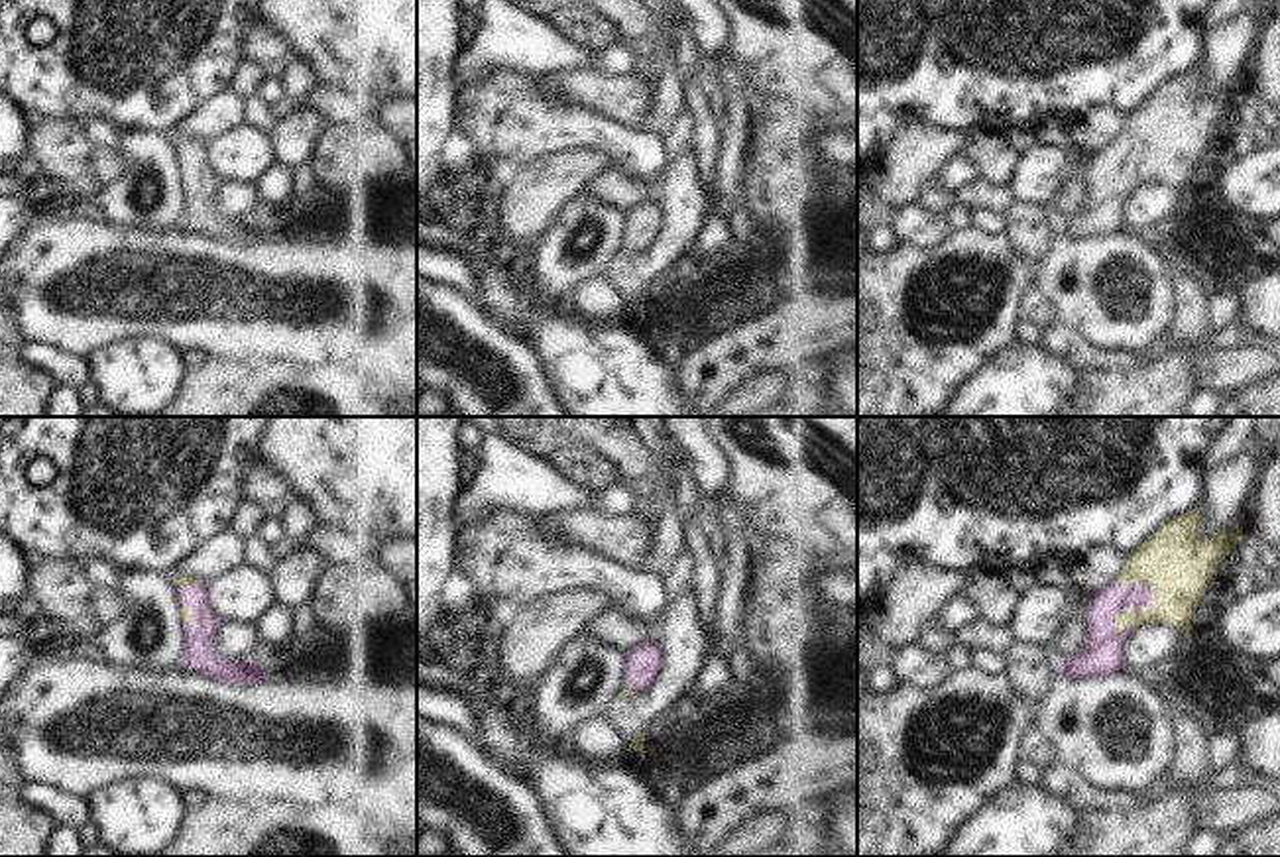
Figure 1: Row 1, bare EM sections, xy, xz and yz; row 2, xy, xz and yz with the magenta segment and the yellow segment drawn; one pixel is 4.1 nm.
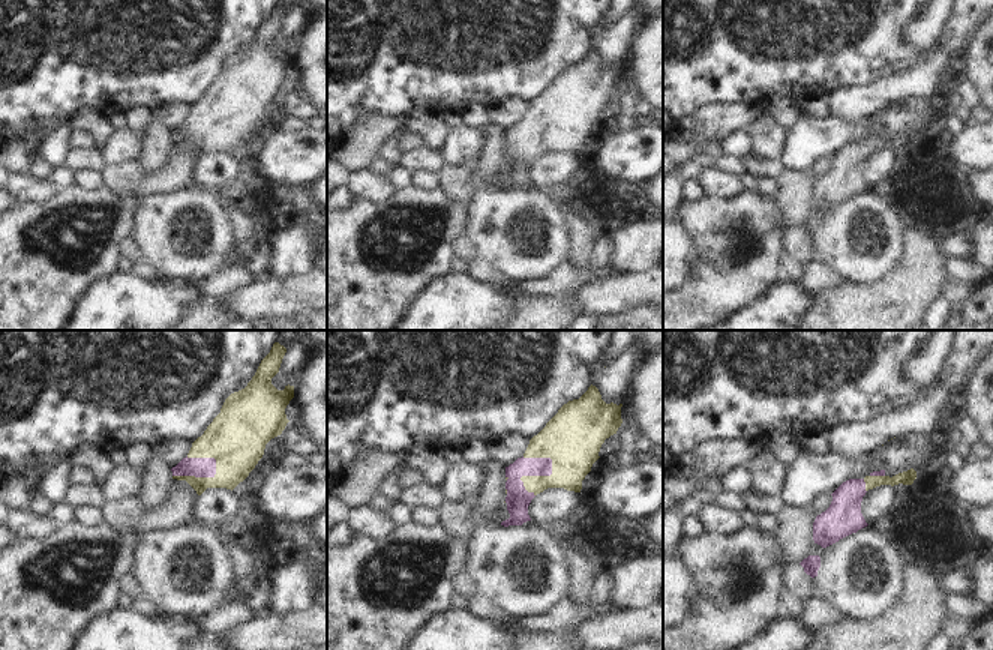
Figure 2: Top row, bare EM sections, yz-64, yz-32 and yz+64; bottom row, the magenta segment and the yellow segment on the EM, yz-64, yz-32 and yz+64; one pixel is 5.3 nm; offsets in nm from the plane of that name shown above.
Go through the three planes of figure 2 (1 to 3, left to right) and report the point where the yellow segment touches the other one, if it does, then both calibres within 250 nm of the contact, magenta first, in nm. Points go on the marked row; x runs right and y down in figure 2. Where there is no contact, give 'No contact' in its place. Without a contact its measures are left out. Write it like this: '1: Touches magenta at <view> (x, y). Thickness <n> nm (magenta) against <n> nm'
1: Touches magenta at yz-64 (200, 476). Thickness 110 nm (magenta) against 260 nm
2: Touches magenta at yz-32 (534, 475). Thickness 130 nm (magenta) against 260 nm
3: Touches magenta at yz+64 (864, 485). Thickness 200 nm (magenta) against 80 nm

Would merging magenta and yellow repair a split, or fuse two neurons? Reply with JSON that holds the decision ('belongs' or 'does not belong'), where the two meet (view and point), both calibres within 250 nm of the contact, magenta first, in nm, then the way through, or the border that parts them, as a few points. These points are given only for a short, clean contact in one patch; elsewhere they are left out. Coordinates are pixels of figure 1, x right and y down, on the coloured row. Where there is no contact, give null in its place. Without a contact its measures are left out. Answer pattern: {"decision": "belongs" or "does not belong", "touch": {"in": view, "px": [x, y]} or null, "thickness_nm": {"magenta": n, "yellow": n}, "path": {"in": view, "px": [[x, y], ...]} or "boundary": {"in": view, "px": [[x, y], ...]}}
{"decision": "belongs", "touch": {"in": "yz", "px": [1131, 606]}, "thickness_nm": {"magenta": 160, "yellow": 280}, "path": {"in": "yz", "px": [[1102, 653], [1109, 622], [1131, 606], [1149, 606], [1178, 567]]}}

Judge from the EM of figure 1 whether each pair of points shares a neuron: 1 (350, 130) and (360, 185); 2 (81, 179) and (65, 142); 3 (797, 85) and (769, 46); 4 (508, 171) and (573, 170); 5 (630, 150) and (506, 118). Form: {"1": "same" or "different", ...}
{"1": "same", "2": "same", "3": "same", "4": "different", "5": "same"}

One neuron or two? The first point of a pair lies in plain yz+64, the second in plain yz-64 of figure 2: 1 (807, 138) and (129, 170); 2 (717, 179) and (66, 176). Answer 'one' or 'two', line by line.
1: two
2: two

